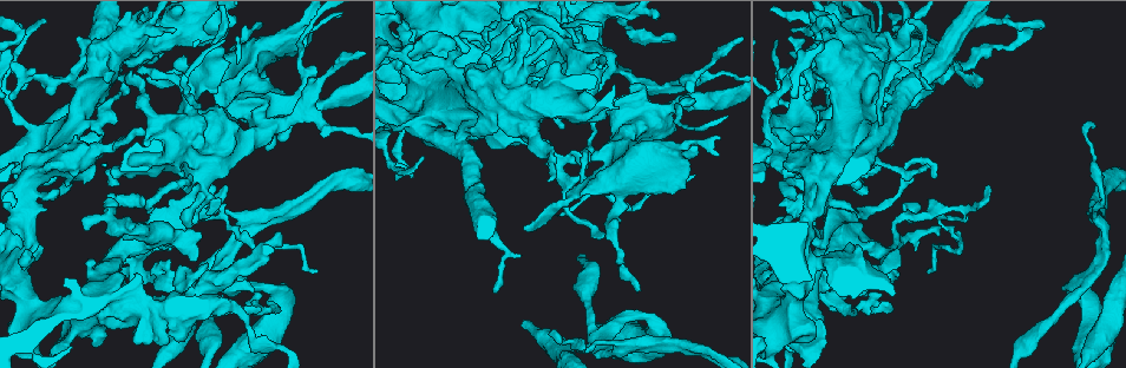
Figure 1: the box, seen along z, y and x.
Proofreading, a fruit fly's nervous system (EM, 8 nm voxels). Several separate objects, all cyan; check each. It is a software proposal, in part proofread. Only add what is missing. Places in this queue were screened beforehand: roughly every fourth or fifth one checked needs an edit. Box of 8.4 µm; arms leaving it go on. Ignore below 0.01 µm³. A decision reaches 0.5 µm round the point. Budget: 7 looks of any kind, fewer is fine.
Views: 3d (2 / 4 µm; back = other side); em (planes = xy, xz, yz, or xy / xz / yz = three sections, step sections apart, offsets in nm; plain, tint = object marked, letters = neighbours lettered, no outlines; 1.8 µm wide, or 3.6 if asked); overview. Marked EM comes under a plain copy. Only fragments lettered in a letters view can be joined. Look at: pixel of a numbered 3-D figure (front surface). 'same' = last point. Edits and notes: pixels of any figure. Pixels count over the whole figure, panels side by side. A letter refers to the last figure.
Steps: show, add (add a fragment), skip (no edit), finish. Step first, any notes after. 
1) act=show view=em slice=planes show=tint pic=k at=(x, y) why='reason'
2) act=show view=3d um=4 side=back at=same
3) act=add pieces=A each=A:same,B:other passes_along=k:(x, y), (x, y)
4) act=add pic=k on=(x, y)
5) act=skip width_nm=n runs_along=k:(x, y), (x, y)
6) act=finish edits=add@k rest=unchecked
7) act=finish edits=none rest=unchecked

act=show view=3d um=4 pic=1 at=(149, 70) why='a narrow waist'

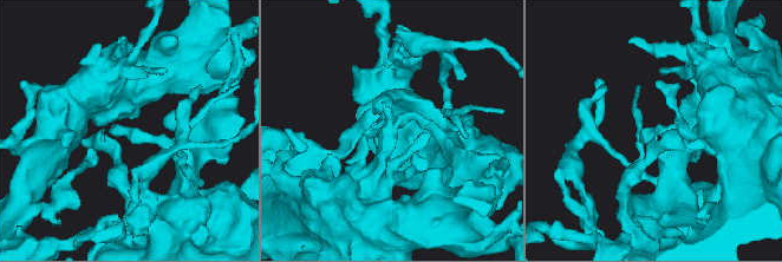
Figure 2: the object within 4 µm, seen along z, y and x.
act=show view=em slice=xy step=8 show=tint pic=2 at=(123, 129)

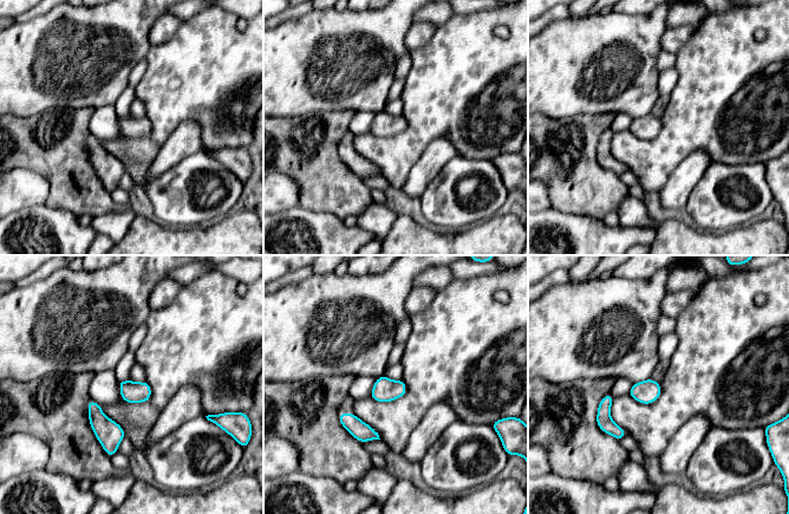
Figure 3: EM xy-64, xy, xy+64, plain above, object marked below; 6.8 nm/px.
act=show view=em slice=planes show=letters at=same why='cut it another way'

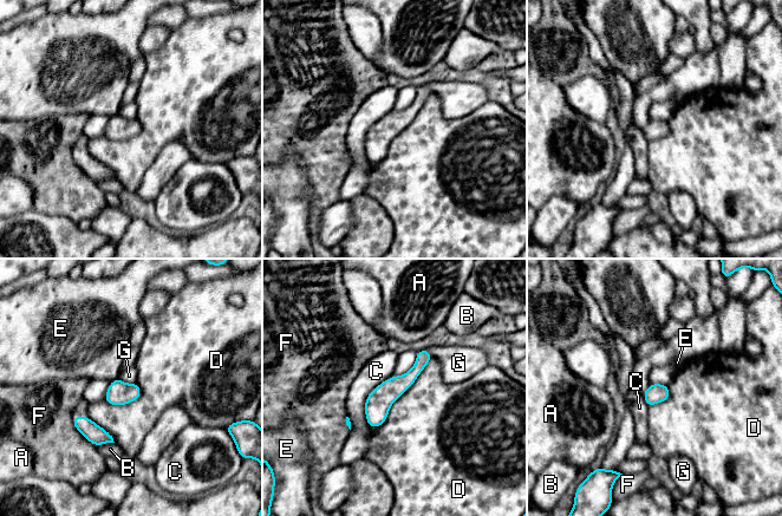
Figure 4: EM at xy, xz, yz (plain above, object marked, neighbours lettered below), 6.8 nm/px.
act=skip each=A:other,B:other,C:other,D:other,E:other,F:other,G:other border=4:(432, 357), (388, 418), (370, 428) found='no lettered fragment goes on from it'

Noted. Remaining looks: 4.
act=show view=em slice=planes show=tint pic=1 at=(397, 65) why='abrupt turn'

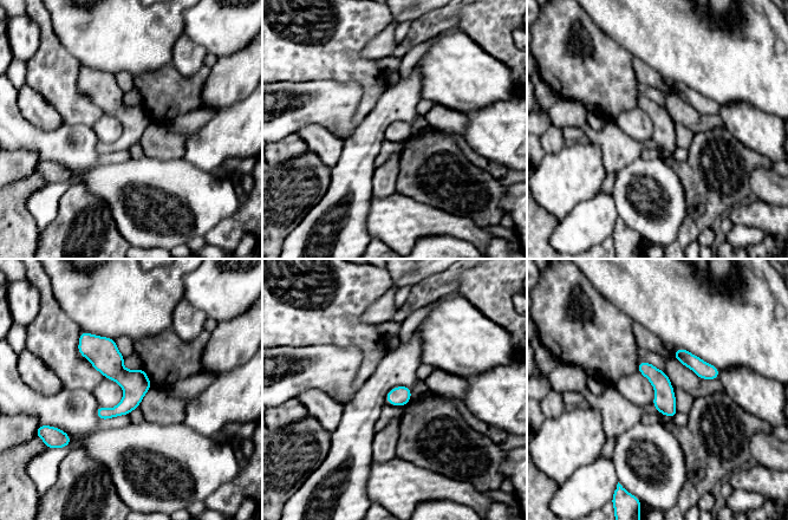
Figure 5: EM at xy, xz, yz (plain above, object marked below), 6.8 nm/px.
act=show view=em slice=planes show=letters at=same why='what lies round it'

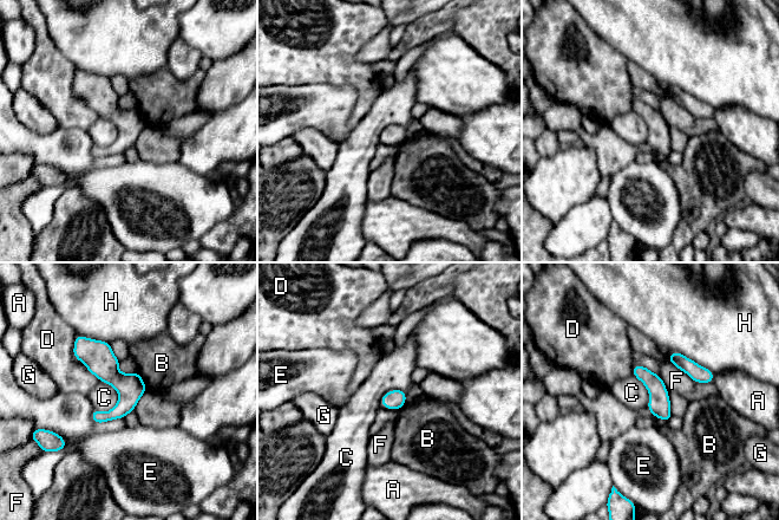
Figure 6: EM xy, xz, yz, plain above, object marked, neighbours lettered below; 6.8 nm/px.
act=skip width_nm=140 each=A:other,B:other,C:other,D:other,E:other,F:other,G:other,H:other found='none of them fits'

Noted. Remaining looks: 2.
act=show view=3d um=2 pic=1 at=(96, 344) why='thick end'

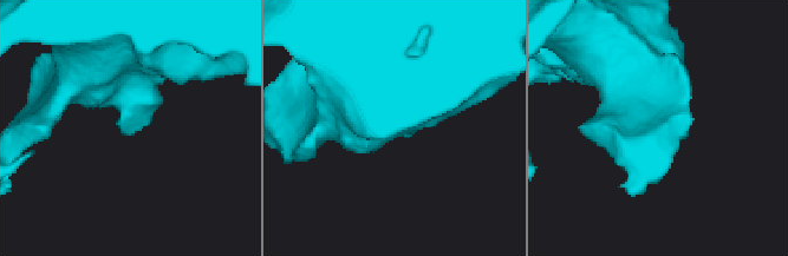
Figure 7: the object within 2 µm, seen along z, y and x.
act=show view=em slice=planes show=letters pic=7 at=(125, 132)

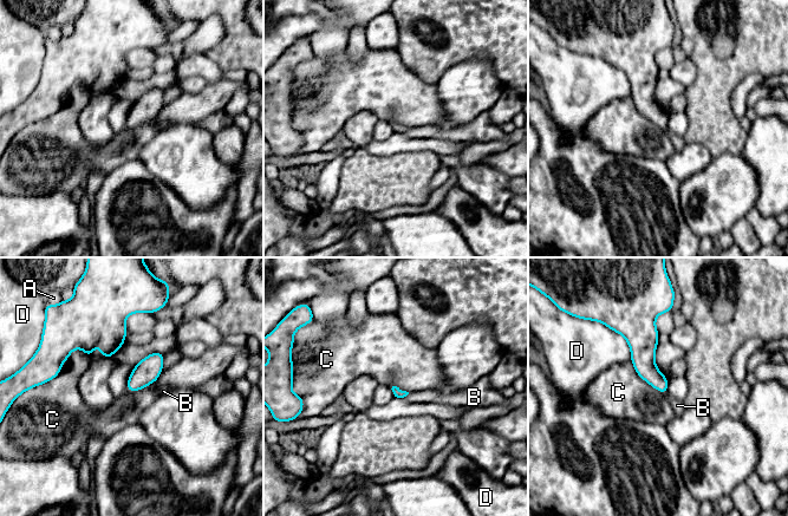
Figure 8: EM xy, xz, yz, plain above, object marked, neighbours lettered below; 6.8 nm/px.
act=skip each=A:other,B:other,C:other,D:other border=8:(630, 361), (643, 379), (664, 394) found='no lettered fragment goes on from it'

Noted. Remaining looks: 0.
act=finish edits=none rest=unchecked

